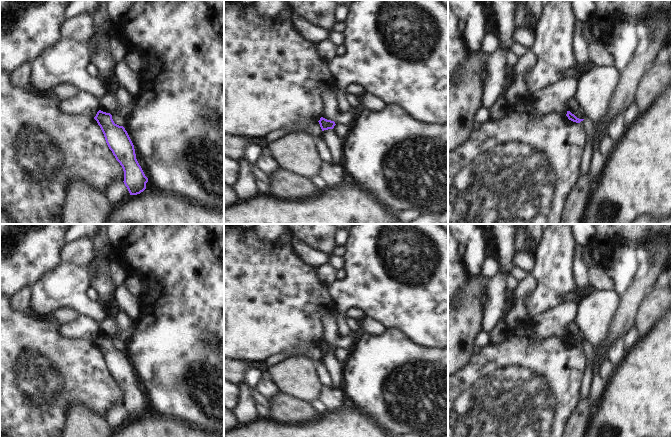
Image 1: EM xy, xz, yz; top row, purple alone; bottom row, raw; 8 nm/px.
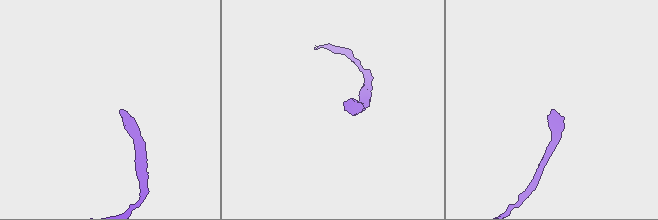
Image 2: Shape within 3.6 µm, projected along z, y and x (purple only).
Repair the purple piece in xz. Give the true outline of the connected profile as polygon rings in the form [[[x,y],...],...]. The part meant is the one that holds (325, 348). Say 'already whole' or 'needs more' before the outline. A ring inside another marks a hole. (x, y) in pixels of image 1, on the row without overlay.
already whole | [[[321,341],[318,346],[320,348],[320,351],[321,351],[322,355],[328,354],[328,353],[333,353],[334,350],[336,349],[334,345],[327,344],[323,341]]]

